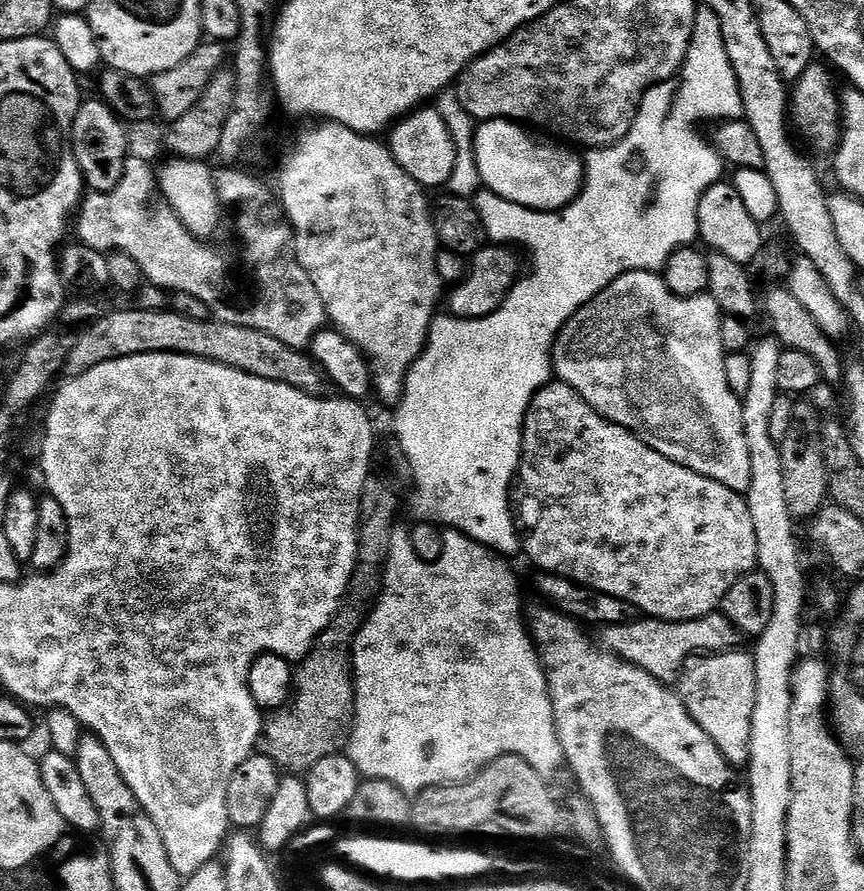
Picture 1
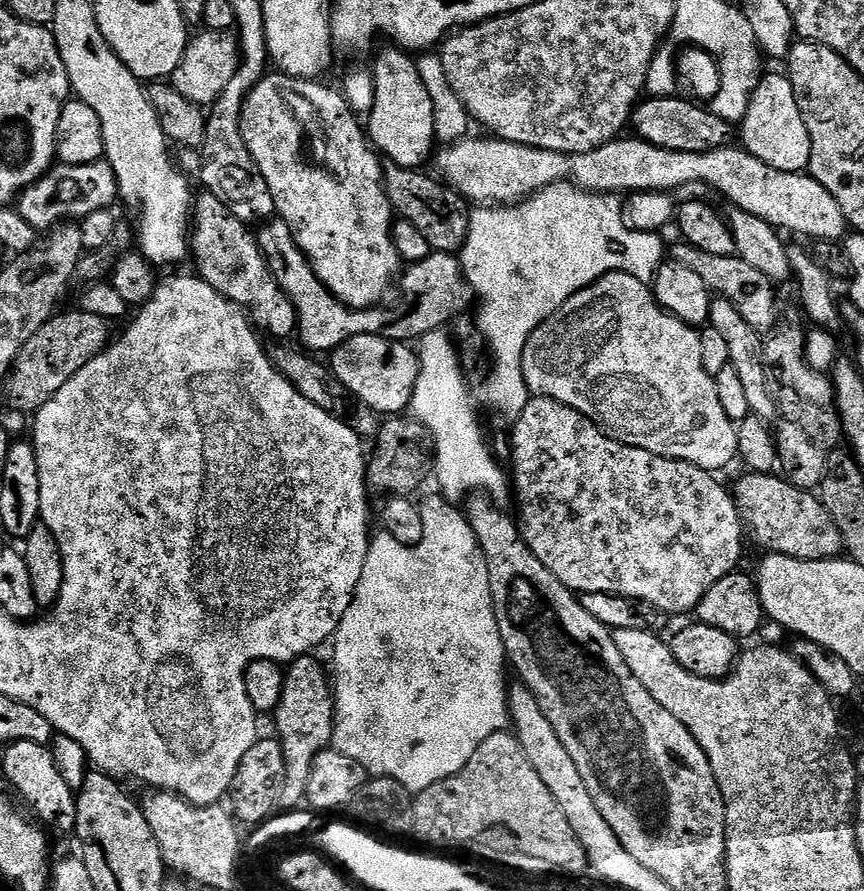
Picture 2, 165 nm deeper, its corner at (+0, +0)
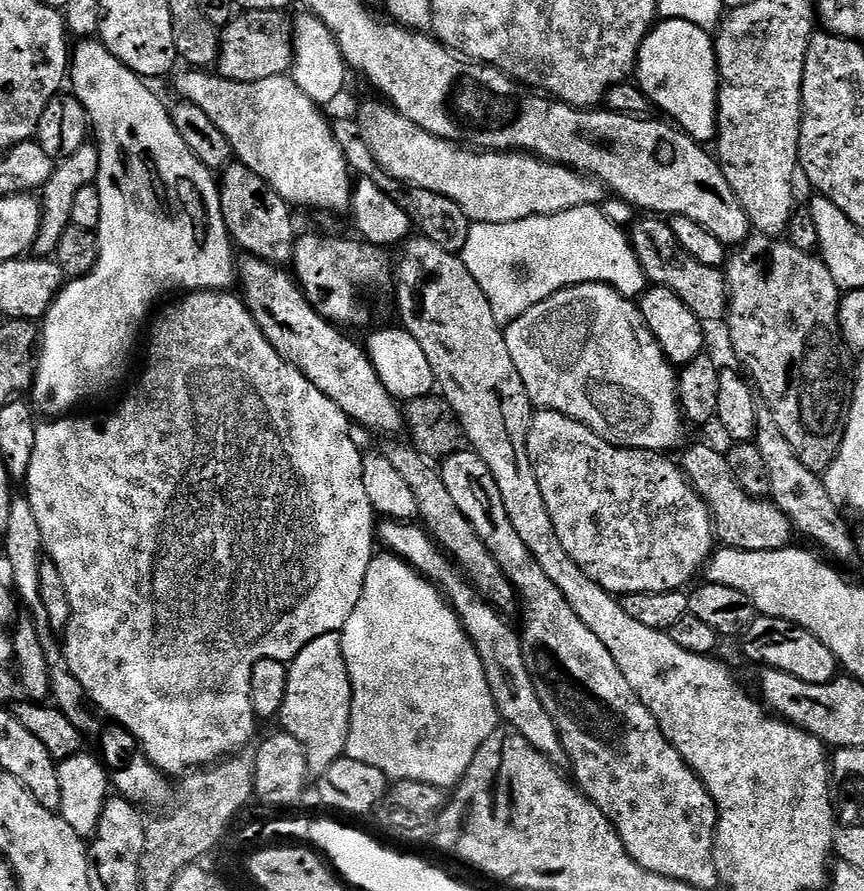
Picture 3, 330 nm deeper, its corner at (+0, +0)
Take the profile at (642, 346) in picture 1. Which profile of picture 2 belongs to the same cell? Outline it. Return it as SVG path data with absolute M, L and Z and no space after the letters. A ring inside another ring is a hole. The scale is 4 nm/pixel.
M608 272L602 279L596 280L578 294L574 294L549 320L539 324L526 342L522 366L524 367L526 384L532 396L545 396L578 410L583 416L590 418L595 424L599 424L608 435L613 436L618 442L642 450L650 450L650 454L658 454L671 460L681 460L687 464L693 464L713 474L719 473L719 468L726 467L732 459L734 461L737 459L737 425L722 408L722 401L718 398L716 377L708 374L706 366L702 364L700 332L693 325L682 322L677 316L670 315L665 308L660 307L651 287L645 281L634 278L628 272Z

